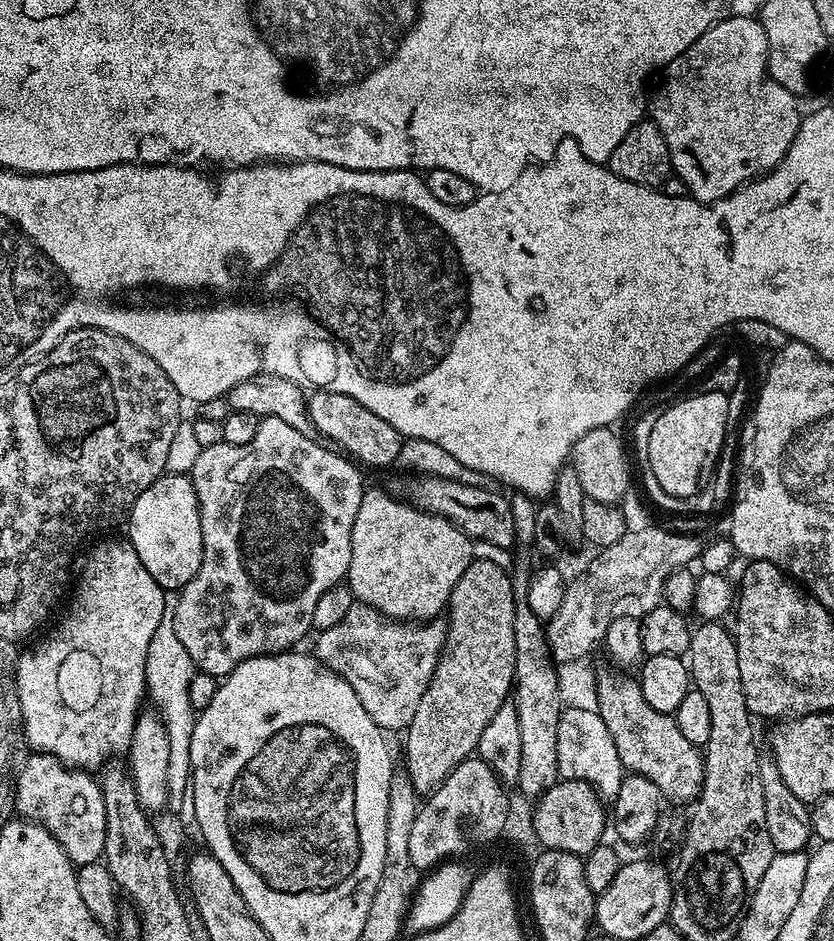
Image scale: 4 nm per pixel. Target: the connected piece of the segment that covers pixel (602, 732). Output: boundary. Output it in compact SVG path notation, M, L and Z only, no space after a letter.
M565 707L558 722L556 749L558 750L556 770L563 779L581 780L591 784L597 796L615 798L618 786L626 775L626 769L618 758L618 746L614 746L614 738L610 738L610 730L606 730L606 722L602 722L599 711Z

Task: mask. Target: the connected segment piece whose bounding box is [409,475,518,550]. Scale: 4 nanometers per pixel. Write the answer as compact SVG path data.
M421 475L419 480L420 484L413 486L409 496L416 507L448 520L456 528L463 530L469 539L493 548L508 550L512 543L517 543L512 506L507 495L499 496L496 492L487 492L487 487L464 485L457 480L442 477Z

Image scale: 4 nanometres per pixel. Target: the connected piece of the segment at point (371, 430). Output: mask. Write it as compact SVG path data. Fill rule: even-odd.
M316 390L307 397L308 417L313 429L329 445L335 446L341 453L347 454L357 465L369 464L372 468L384 468L387 464L396 464L400 459L402 437L386 418L378 418L374 410L366 410L362 402L346 394Z

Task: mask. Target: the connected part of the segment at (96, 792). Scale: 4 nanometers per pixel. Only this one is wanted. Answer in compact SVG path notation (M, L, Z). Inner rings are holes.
M29 755L16 779L15 804L23 819L42 825L57 840L73 865L94 864L103 857L106 806L97 777L89 771L70 768L53 756Z

